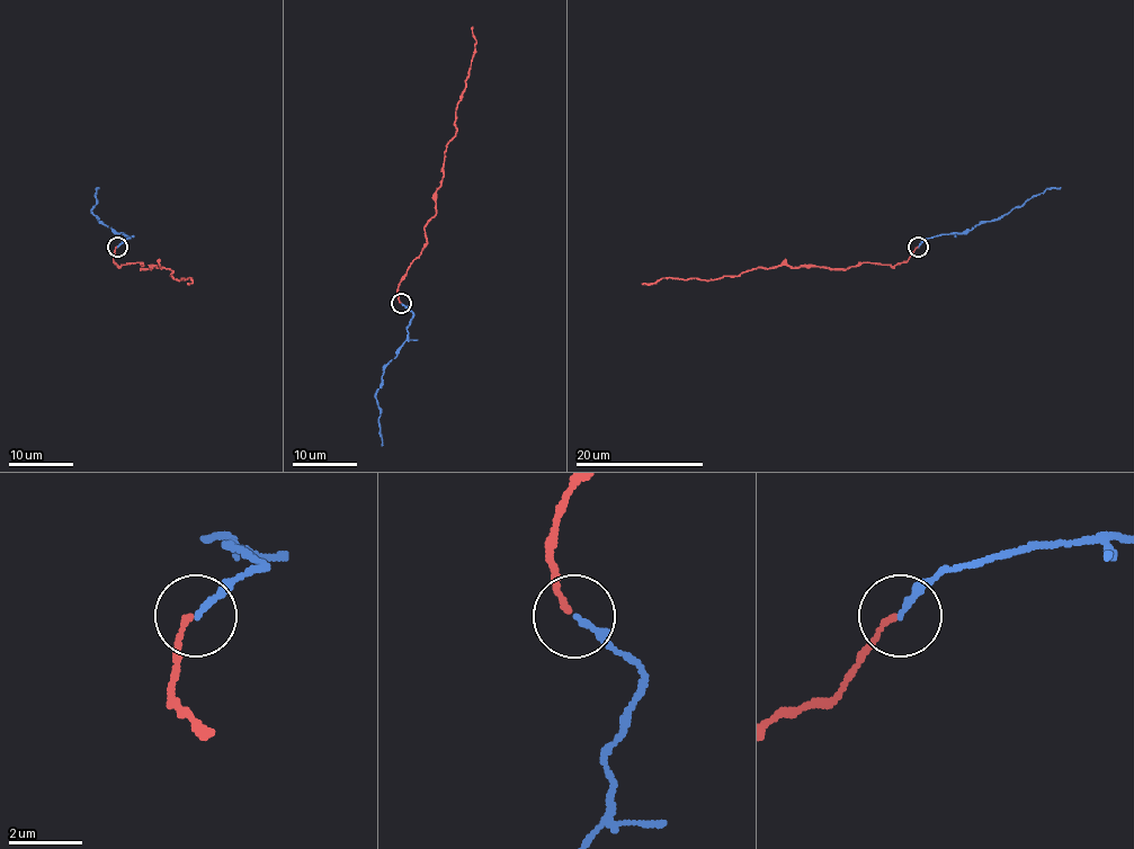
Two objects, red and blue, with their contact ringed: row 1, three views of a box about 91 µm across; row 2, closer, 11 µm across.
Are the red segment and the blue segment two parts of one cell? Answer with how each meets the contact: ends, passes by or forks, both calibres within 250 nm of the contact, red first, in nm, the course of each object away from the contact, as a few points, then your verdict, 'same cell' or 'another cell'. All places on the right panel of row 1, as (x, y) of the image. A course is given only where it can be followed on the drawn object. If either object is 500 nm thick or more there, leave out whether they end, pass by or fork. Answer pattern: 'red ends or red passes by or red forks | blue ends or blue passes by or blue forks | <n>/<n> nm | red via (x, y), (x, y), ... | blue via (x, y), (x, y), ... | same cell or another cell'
red ends | blue ends | 140/160 nm | red via (917, 246), (905, 260), (894, 266), (866, 262), (841, 268), (760, 267), (715, 279), (666, 278), (641, 283) | blue via (919, 246), (943, 233), (970, 230), (1000, 219), (1047, 188), (1060, 187) | same cell

